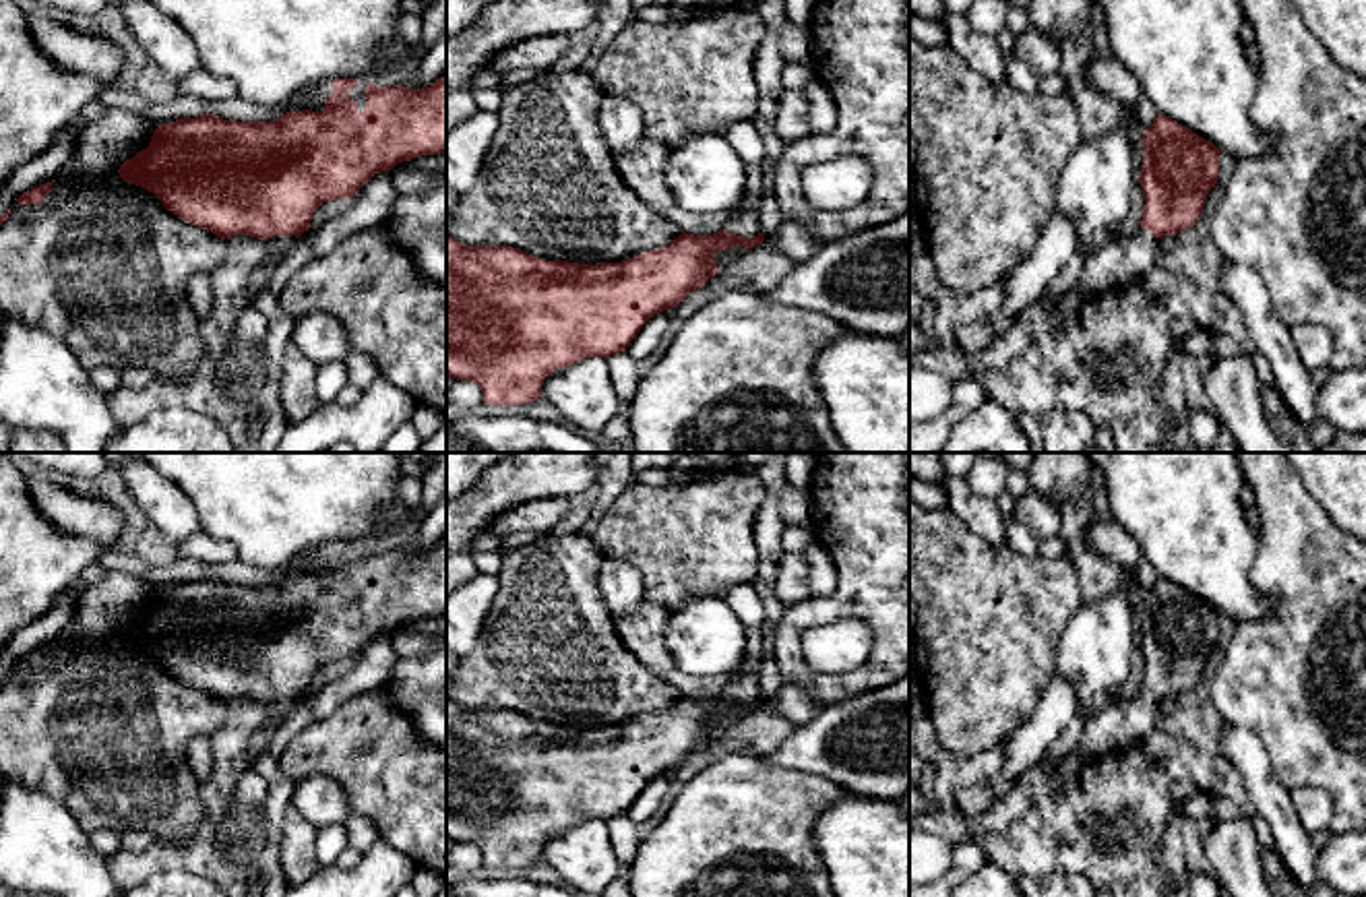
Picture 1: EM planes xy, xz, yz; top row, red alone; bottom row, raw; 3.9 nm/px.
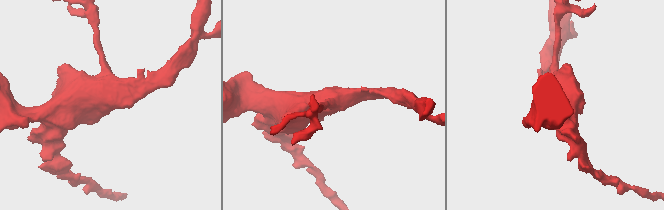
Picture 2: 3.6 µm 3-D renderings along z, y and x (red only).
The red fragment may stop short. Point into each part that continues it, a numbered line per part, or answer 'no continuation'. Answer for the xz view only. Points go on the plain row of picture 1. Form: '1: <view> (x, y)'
1: xz (742, 685)

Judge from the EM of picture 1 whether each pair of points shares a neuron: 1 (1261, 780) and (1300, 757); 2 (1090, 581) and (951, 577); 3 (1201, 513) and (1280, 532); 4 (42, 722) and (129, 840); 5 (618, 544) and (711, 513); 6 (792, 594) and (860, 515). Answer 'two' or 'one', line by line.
1: two
2: two
3: two
4: two
5: one
6: two

